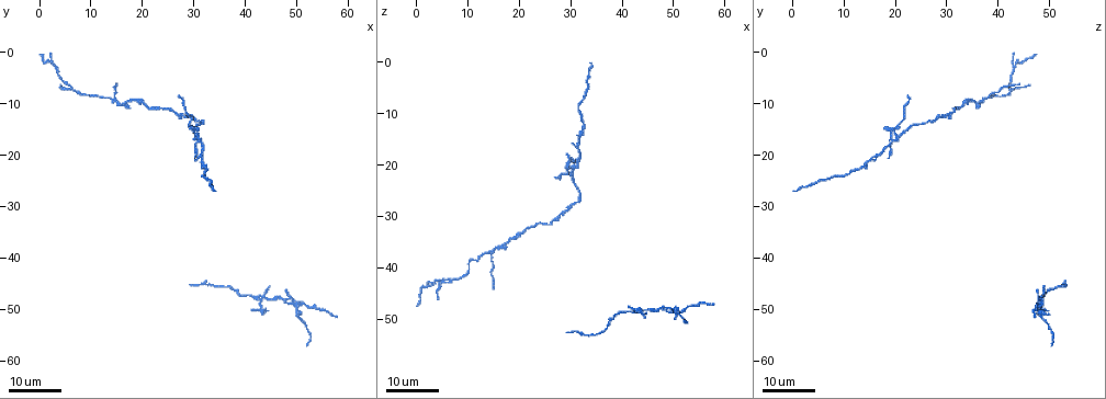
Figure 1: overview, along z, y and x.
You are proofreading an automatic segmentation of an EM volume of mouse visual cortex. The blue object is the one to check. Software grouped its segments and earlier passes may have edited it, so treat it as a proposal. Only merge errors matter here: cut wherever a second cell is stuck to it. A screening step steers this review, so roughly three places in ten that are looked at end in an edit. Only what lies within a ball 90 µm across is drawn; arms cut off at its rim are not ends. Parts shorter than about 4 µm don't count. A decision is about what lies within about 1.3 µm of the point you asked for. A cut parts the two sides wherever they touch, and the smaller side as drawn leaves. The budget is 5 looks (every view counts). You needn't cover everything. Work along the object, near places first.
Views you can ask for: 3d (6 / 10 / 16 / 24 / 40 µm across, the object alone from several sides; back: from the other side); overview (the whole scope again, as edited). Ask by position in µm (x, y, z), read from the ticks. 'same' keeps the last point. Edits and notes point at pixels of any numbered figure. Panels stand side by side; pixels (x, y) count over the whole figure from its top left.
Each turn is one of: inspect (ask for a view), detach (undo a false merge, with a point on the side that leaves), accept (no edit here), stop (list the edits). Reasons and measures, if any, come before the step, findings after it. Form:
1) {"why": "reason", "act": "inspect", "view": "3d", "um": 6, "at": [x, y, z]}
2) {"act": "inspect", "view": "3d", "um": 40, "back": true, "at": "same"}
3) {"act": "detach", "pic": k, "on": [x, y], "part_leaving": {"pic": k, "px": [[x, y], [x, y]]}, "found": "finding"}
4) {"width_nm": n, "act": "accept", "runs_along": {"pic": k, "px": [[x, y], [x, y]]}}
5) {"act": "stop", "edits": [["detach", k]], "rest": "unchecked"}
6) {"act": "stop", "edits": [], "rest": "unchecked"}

{"why": "small branch off a trunk", "act": "inspect", "view": "3d", "um": 24, "at": [31.5, 17.5, 19.0]}

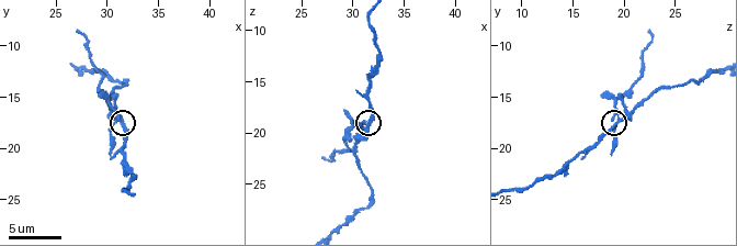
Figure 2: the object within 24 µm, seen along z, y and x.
{"act": "inspect", "view": "3d", "um": 6, "at": [31.4, 17.6, 19.0]}

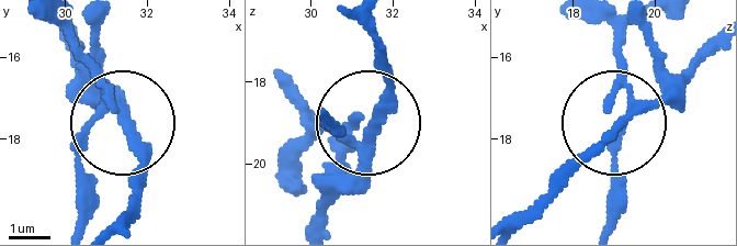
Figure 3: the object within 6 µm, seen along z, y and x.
{"width_nm": 210, "act": "detach", "pic": 3, "on": [76, 44], "found": "a second cell is stuck on"}

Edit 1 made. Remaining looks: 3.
{"act": "inspect", "view": "overview"}

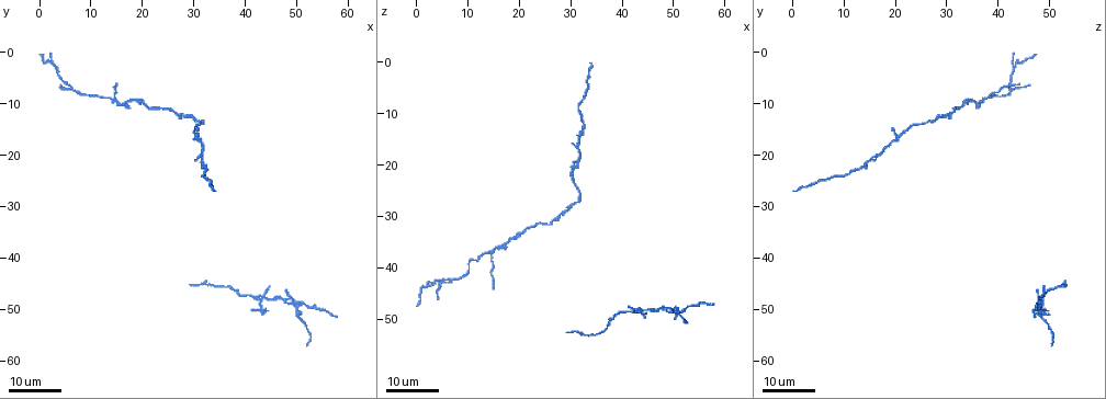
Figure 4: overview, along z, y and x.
{"why": "a fork", "act": "inspect", "view": "3d", "um": 16, "at": [14.5, 9.0, 37.0]}

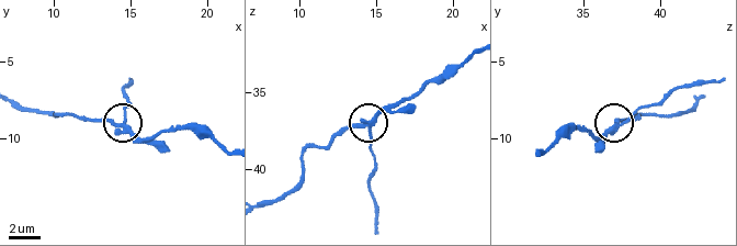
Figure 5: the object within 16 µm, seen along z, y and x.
{"act": "inspect", "view": "3d", "um": 6, "at": [14.4, 9.2, 37.2]}

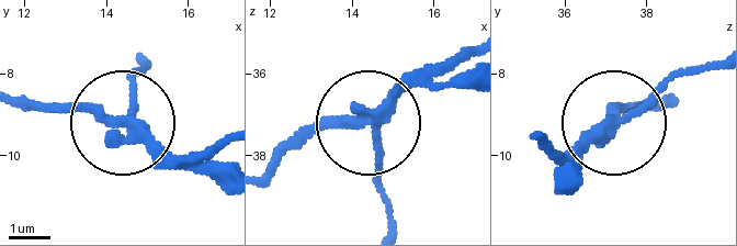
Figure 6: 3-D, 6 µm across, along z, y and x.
{"side_arm_um": 8, "act": "detach", "pic": 6, "on": [133, 89], "part_leaving": {"pic": 6, "px": [[131, 125], [140, 66]]}, "found": "a second cell is stuck on"}

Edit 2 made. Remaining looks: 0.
{"act": "stop", "edits": [["detach", 3], ["detach", 6]], "rest": "unchecked"}

